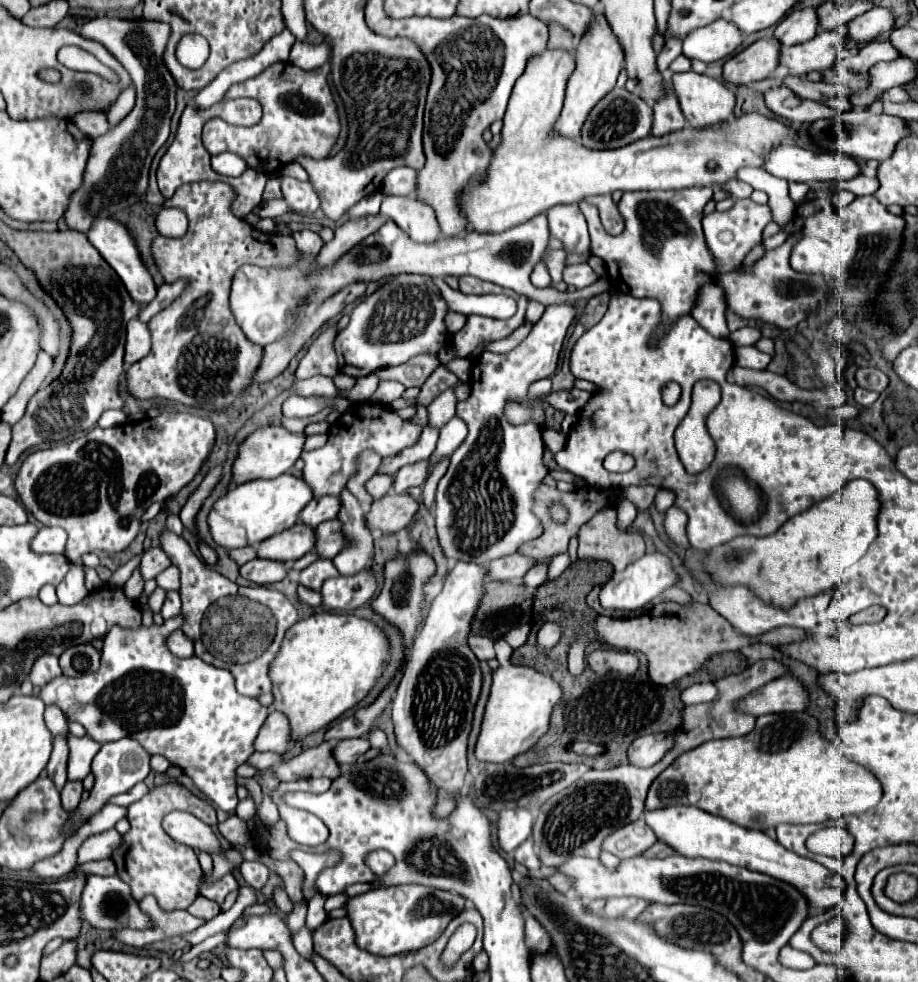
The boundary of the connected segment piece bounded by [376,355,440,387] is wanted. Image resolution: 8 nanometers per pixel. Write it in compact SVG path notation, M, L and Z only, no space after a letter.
M436 355L430 357L416 357L410 359L404 365L396 365L396 367L384 367L378 369L376 375L380 379L394 379L400 381L404 387L422 387L422 383L430 377L430 373L440 365Z

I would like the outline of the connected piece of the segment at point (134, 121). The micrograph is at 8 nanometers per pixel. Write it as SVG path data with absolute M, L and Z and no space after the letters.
M102 17L84 23L78 33L84 39L102 43L130 73L136 87L134 109L112 131L92 139L84 181L78 191L70 195L64 219L70 229L86 233L98 217L112 217L122 209L134 205L148 189L148 171L154 155L166 143L170 133L170 117L176 107L176 83L168 69L164 69L162 55L168 41L168 25L152 21L128 21L116 17Z

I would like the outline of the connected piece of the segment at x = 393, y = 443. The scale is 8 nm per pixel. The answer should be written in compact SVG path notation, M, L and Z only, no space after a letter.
M354 403L332 427L328 433L328 443L316 451L302 453L304 459L304 471L302 479L312 489L314 497L322 495L338 495L342 487L346 485L348 477L354 473L356 455L360 455L362 449L376 449L380 457L390 457L400 453L406 447L416 445L418 437L422 433L422 427L414 423L406 423L398 415L394 415L388 407L378 403Z

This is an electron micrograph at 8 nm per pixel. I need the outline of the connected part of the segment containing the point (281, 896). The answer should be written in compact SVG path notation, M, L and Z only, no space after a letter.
M276 888L274 891L274 900L278 909L282 909L286 915L292 911L292 903L290 903L290 897L288 897L286 891L281 888Z

